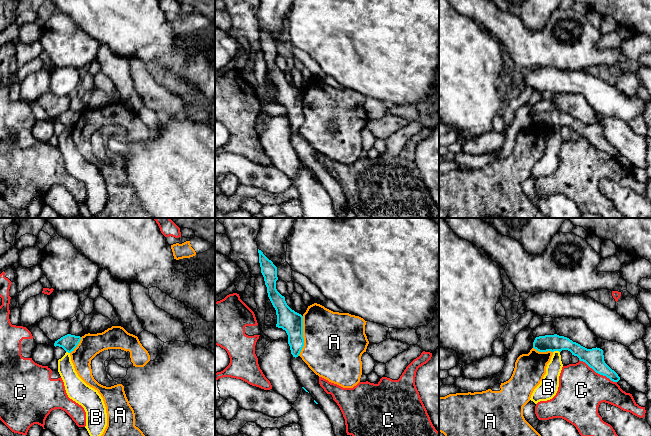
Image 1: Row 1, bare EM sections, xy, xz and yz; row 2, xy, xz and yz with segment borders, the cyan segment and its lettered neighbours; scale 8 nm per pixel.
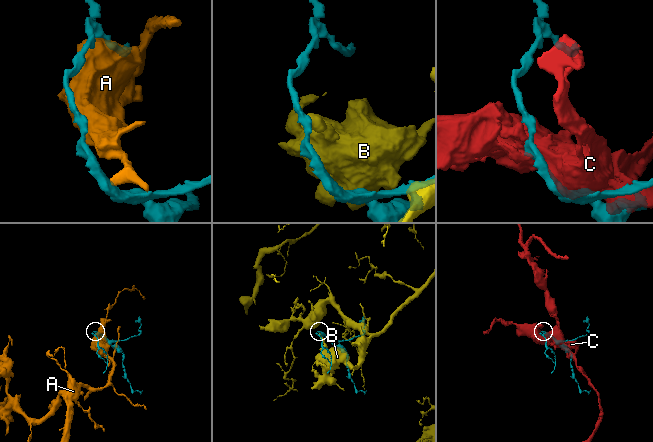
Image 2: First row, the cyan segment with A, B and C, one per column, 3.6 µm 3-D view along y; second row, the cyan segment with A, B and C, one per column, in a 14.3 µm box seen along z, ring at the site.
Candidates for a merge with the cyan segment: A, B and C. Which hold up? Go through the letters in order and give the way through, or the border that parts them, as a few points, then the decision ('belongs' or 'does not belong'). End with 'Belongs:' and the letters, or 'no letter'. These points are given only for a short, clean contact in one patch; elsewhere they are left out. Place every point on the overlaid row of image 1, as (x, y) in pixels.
A: does not belong
B: along yz (559, 351), (553, 352) | does not belong
C: does not belong
Belongs: no letter

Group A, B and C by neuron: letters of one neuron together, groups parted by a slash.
A / B / C

